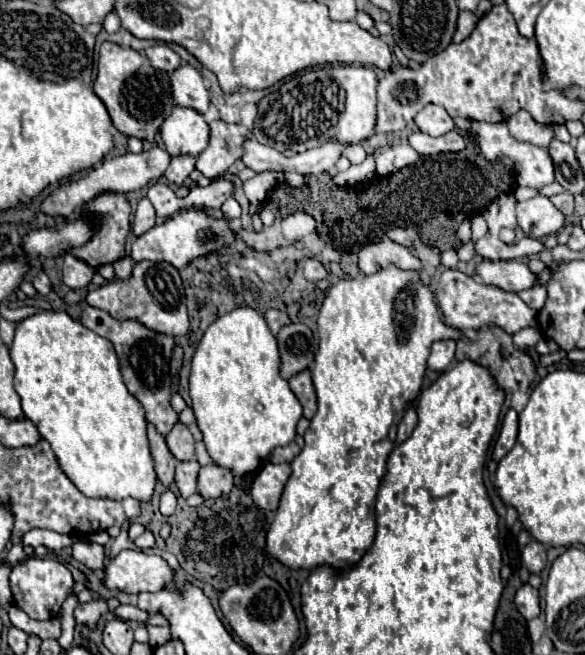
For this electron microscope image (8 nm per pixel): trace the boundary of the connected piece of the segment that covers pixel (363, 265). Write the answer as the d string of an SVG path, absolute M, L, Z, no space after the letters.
M382 237L382 239L374 241L374 243L362 245L360 251L358 251L358 267L366 275L376 273L376 271L388 267L390 263L394 263L400 269L418 271L422 275L422 281L426 285L430 285L430 275L422 269L420 259L414 257L408 247L402 247L402 245L394 243L394 241L390 241L388 237Z

